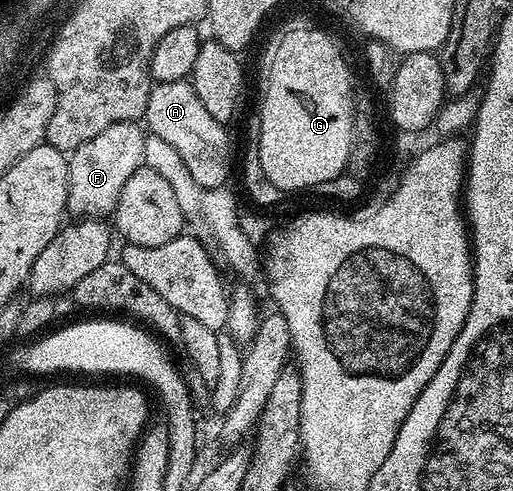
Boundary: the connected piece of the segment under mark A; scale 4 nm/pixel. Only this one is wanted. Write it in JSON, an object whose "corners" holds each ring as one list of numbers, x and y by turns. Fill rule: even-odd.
{"corners":[[188,79,156,83,148,95,143,122,151,134,166,141,166,145,182,157,182,165,190,169,190,177,194,177,200,187,224,187,227,184,228,174,232,171,229,128,210,117,210,112,203,107,202,101,198,101,198,93,194,93]]}

